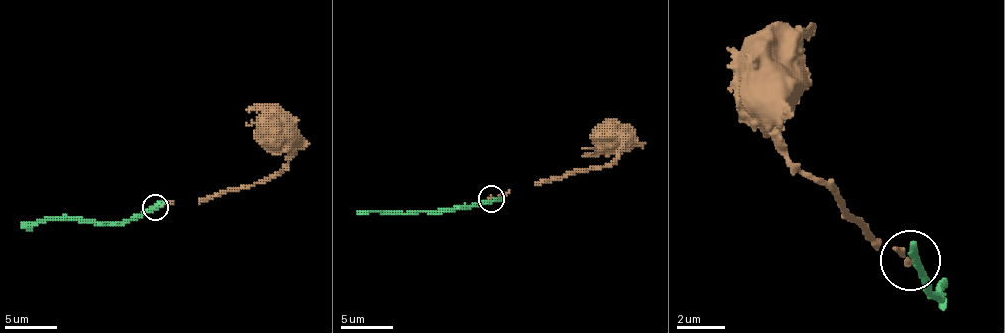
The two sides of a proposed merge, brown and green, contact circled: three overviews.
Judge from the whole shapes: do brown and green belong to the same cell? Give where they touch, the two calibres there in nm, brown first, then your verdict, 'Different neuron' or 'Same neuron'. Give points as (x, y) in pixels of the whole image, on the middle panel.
Place: (491, 199). Thickness 190 nm (brown) against 460 nm. Different neuron

